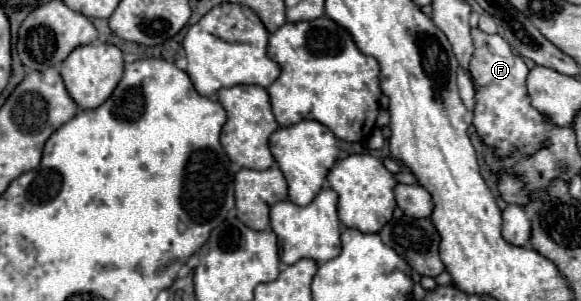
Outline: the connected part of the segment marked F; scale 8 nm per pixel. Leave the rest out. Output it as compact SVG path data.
M472 29L472 39L476 47L470 63L470 73L476 83L476 107L472 123L476 131L482 135L482 141L488 147L494 147L500 155L506 155L512 149L518 149L526 155L538 151L546 139L546 123L530 105L530 97L526 93L528 67L524 59L518 57L518 53L514 53L498 35L486 35L480 29Z

